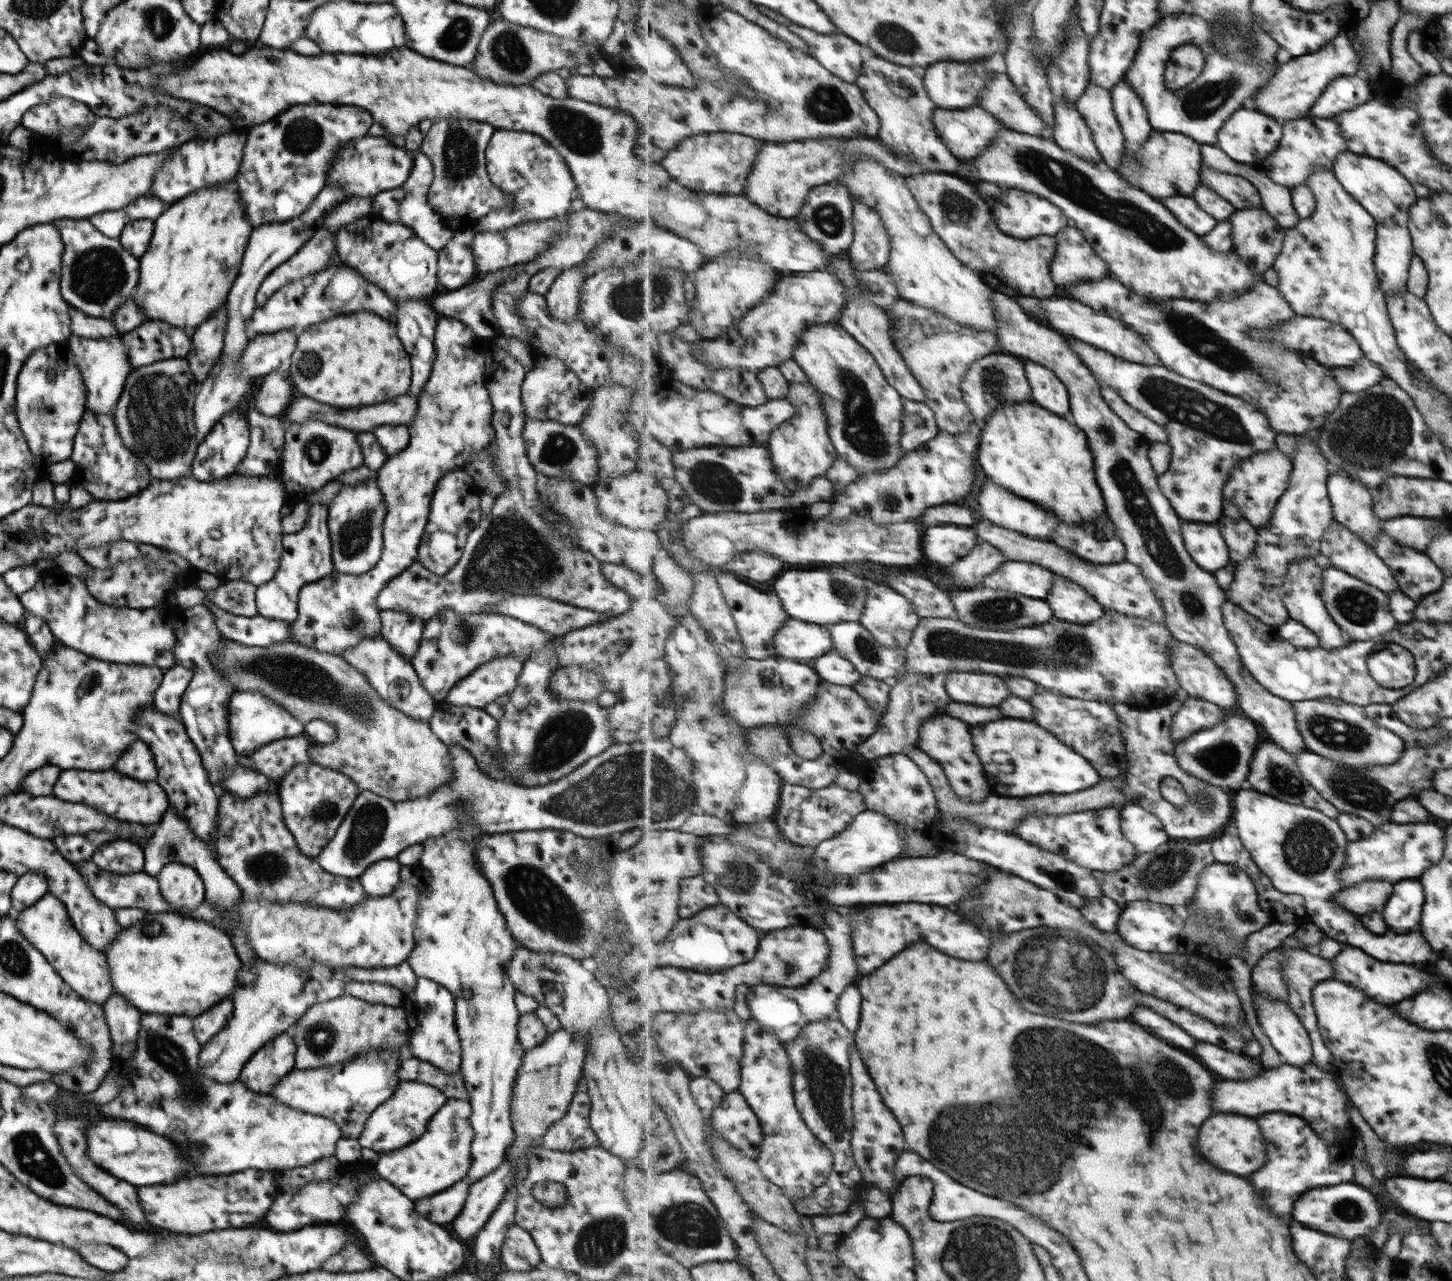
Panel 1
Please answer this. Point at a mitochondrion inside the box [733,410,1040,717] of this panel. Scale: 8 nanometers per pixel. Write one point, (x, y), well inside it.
(1000, 609)

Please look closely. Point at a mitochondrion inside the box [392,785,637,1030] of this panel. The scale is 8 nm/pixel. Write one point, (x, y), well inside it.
(541, 900)

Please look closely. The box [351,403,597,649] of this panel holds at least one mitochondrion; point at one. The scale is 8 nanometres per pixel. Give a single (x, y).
(512, 554)

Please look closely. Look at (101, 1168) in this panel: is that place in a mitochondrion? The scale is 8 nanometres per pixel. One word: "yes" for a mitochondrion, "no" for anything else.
no

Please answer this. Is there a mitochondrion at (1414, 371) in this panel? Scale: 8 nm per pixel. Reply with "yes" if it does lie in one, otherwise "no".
no

